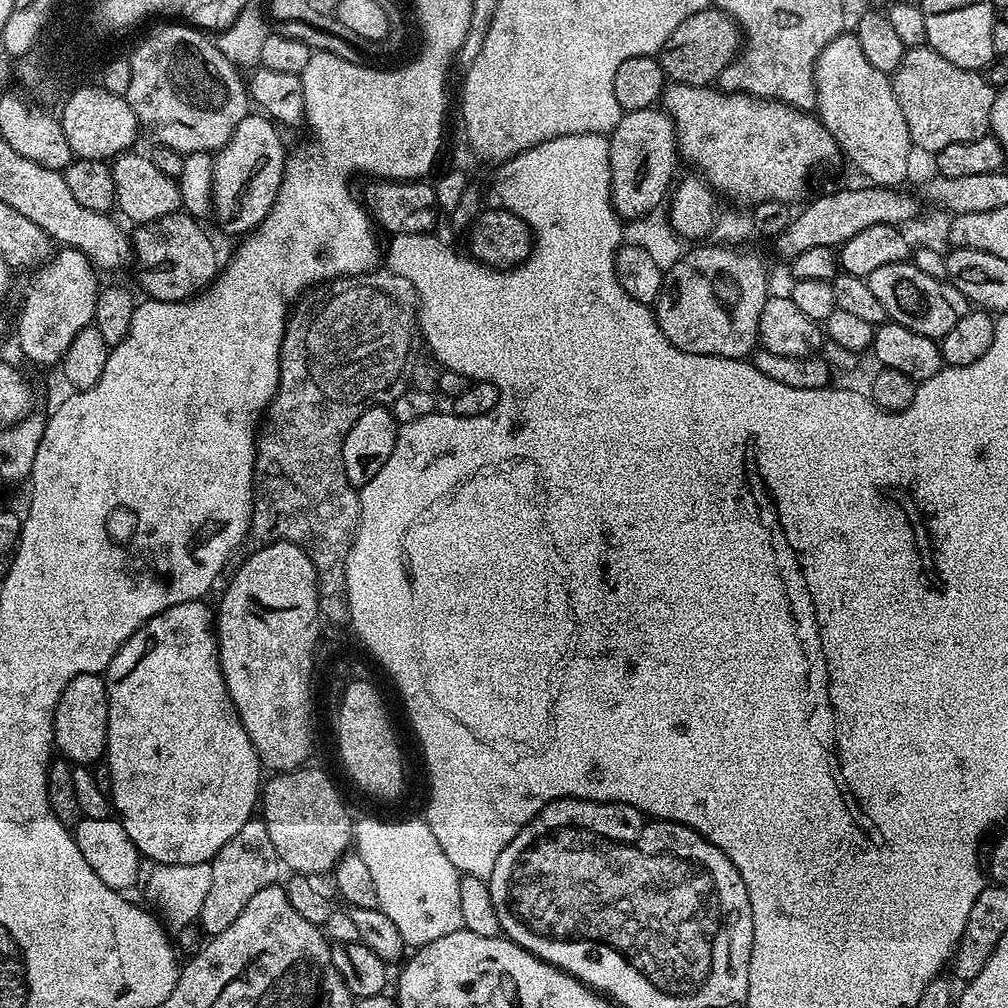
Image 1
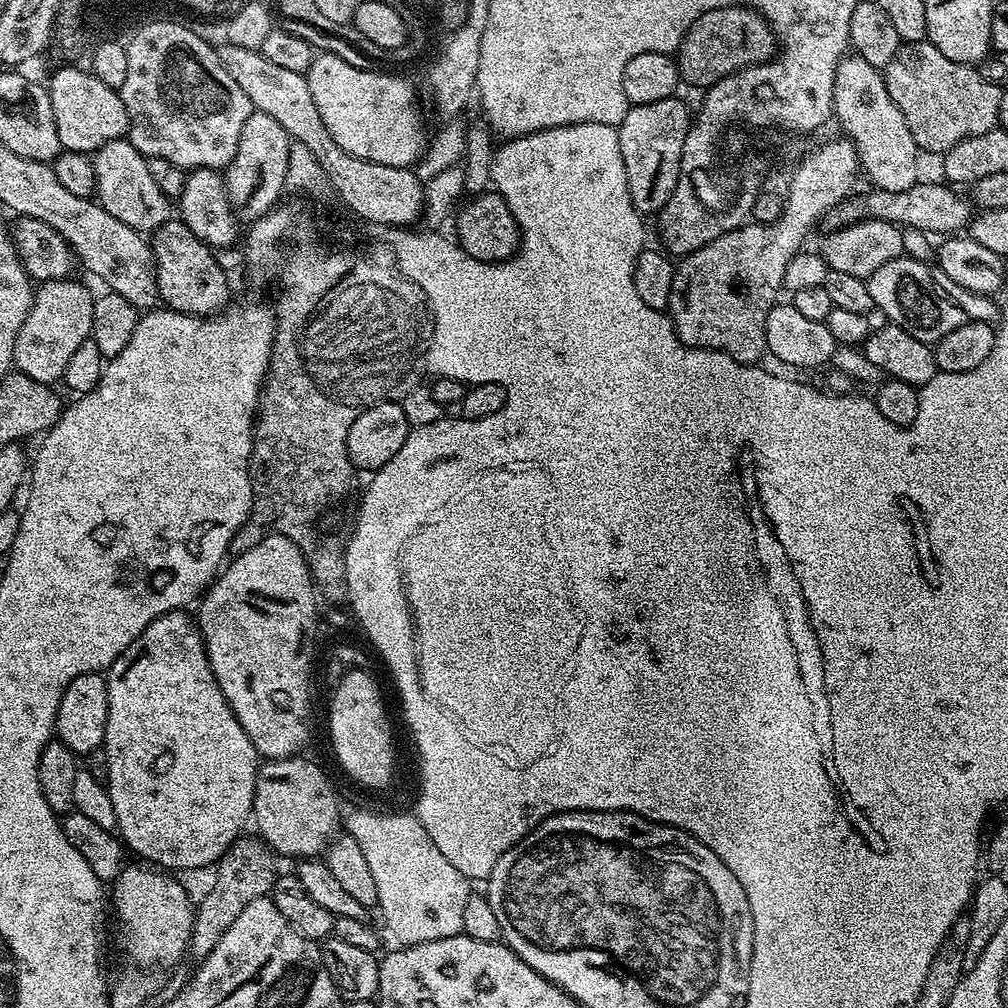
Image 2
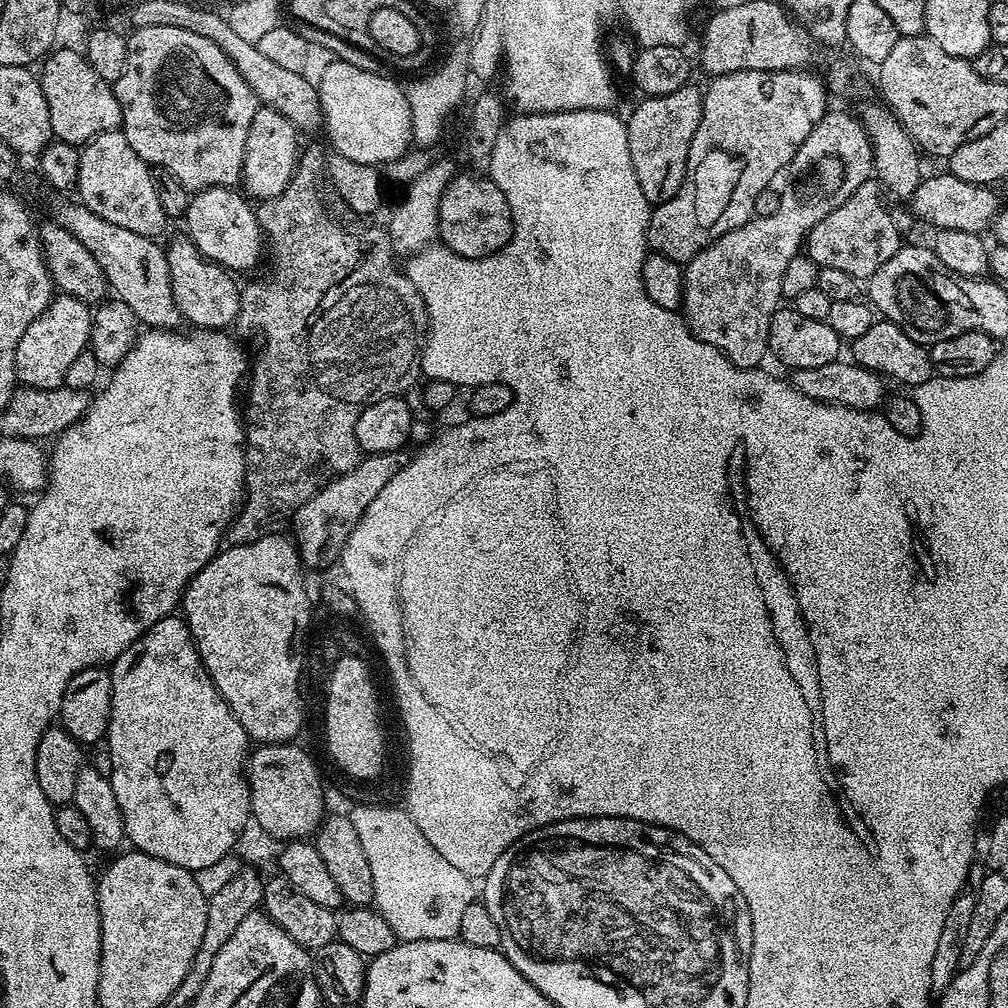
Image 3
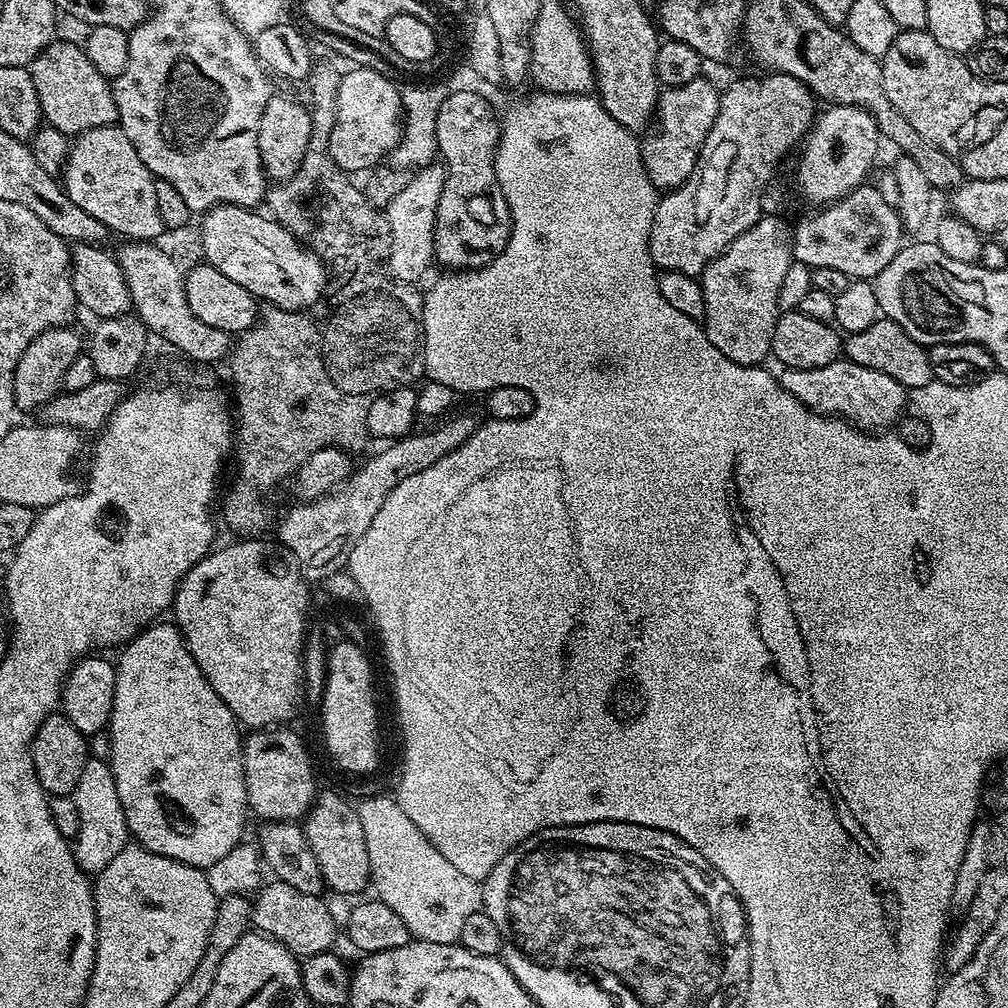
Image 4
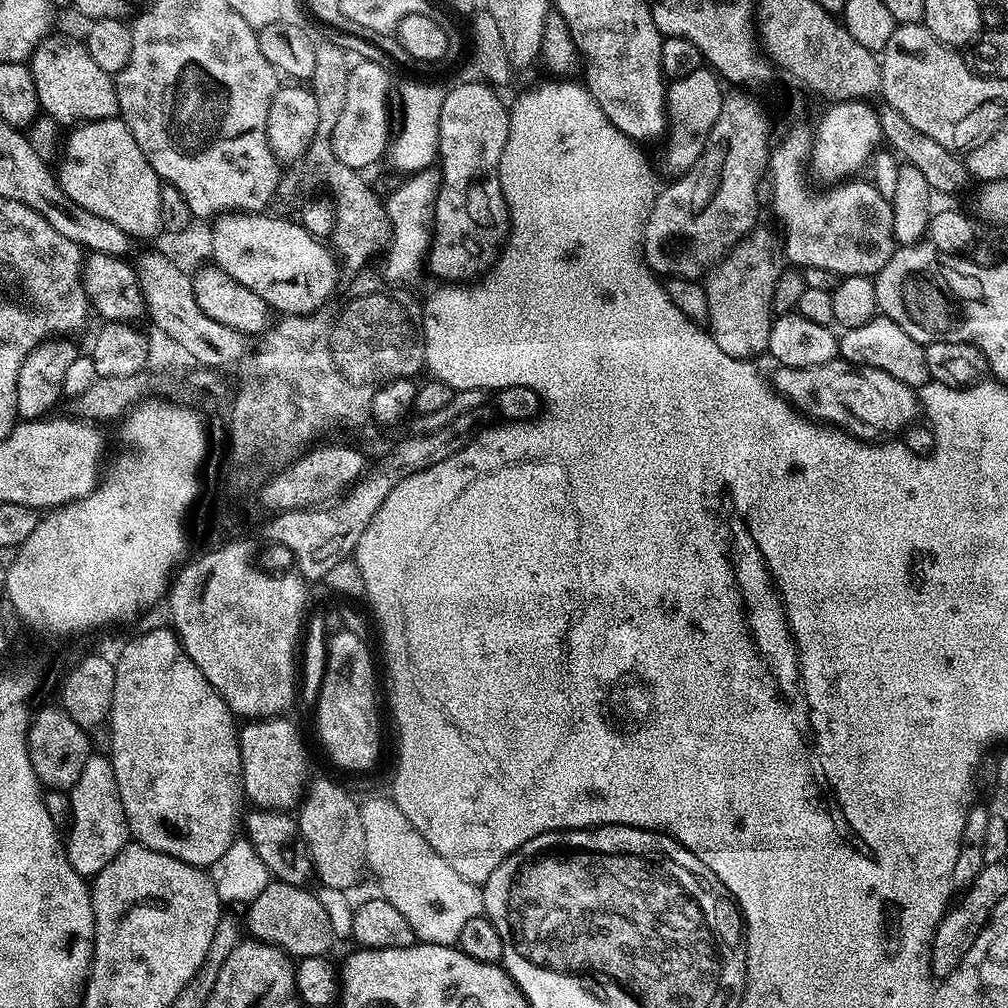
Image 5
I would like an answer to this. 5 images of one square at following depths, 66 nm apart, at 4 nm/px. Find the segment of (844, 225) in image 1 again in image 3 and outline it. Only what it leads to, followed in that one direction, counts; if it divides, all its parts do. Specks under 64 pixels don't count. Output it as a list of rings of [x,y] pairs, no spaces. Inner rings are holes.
[[[947,174],[925,175],[918,190],[910,197],[910,212],[917,221],[925,220],[926,223],[933,224],[933,229],[936,230],[966,230],[984,234],[987,233],[987,228],[989,231],[993,227],[996,216],[1002,211],[996,191],[995,187],[962,182],[962,178]]]

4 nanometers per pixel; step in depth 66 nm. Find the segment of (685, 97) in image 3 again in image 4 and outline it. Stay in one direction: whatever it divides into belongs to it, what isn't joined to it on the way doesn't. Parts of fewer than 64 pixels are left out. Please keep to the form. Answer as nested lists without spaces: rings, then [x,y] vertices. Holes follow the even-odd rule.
[[[697,78],[677,88],[664,88],[656,102],[654,127],[647,133],[649,136],[645,140],[639,141],[644,173],[658,190],[680,188],[686,178],[690,178],[706,134],[718,116],[720,92],[710,81],[704,79]]]

